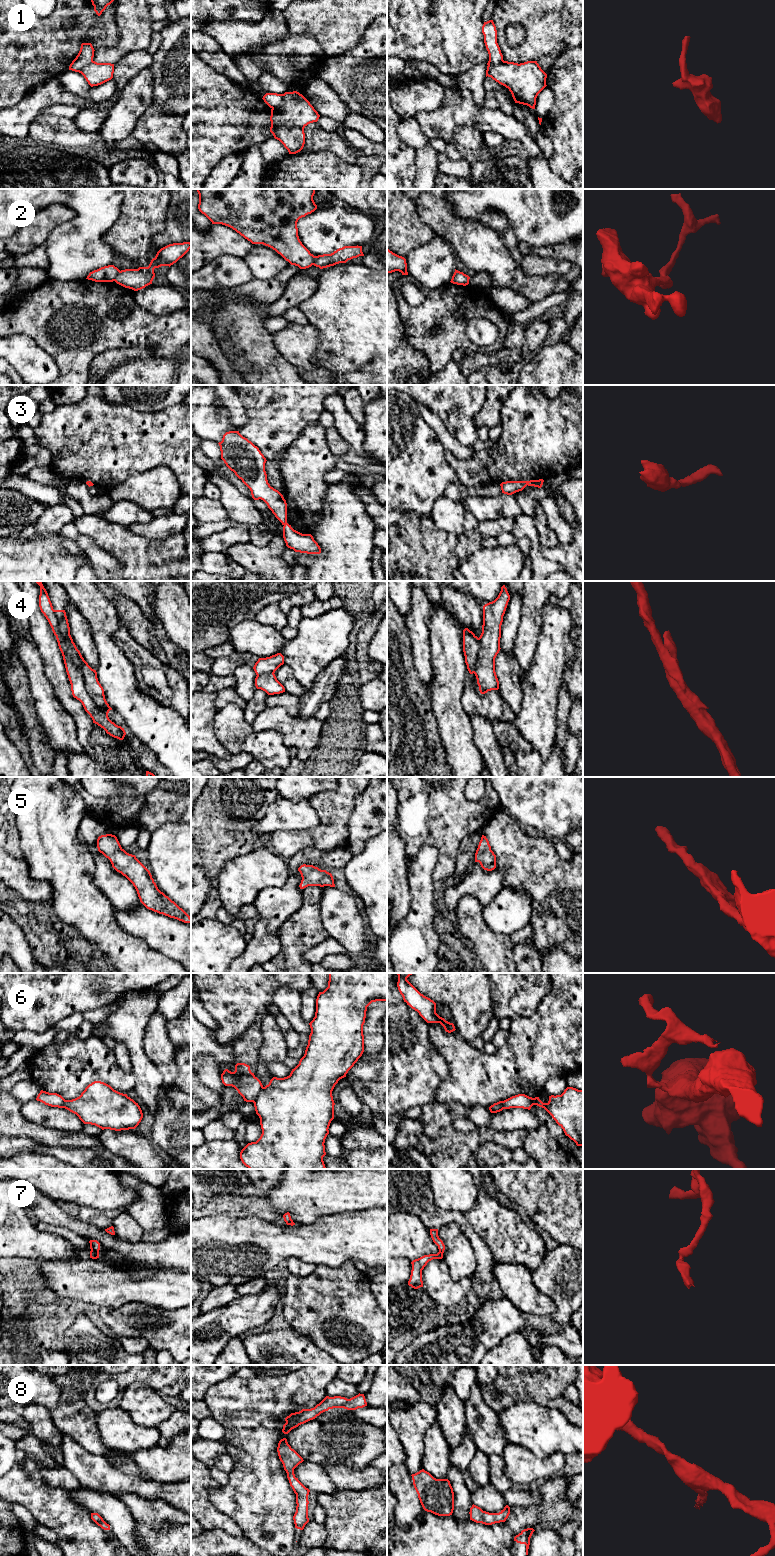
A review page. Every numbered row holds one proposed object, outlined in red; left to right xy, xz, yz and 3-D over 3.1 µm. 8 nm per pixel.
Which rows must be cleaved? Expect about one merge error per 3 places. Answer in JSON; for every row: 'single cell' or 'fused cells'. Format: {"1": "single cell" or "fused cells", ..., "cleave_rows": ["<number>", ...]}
{"1": "fused cells", "2": "single cell", "3": "single cell", "4": "fused cells", "5": "single cell", "6": "fused cells", "7": "single cell", "8": "single cell", "cleave_rows": ["1", "4", "6"]}

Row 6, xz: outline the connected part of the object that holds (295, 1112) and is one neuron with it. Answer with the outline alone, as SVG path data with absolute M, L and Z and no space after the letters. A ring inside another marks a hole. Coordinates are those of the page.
M329 973L328 987L319 992L316 999L315 1017L309 1023L311 1033L309 1035L308 1045L304 1056L300 1059L299 1064L292 1069L289 1076L284 1078L273 1077L269 1084L262 1088L254 1101L256 1114L260 1118L262 1134L256 1142L248 1143L240 1152L242 1163L249 1169L326 1169L323 1157L325 1152L325 1139L329 1134L329 1126L334 1119L334 1100L332 1091L338 1081L344 1077L348 1071L354 1066L364 1052L364 1035L363 1025L365 1023L367 1007L376 1001L387 1001L387 973Z

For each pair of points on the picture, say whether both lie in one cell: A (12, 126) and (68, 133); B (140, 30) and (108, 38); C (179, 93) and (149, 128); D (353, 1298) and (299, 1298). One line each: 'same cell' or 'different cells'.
A: different cells
B: different cells
C: different cells
D: same cell

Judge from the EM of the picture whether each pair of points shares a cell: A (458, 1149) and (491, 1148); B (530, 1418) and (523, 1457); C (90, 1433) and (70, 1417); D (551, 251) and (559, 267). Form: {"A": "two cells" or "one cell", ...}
{"A": "two cells", "B": "two cells", "C": "one cell", "D": "two cells"}

